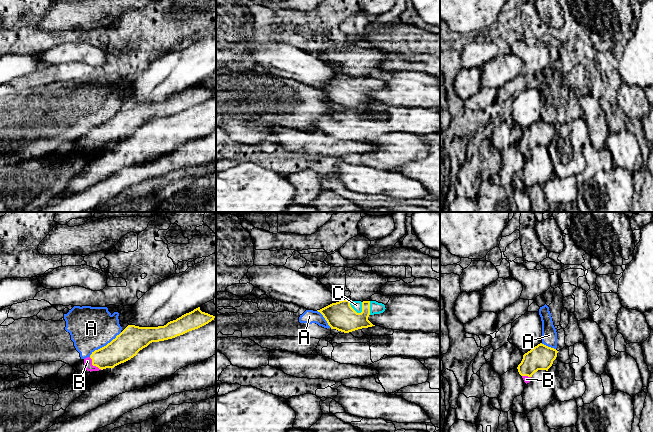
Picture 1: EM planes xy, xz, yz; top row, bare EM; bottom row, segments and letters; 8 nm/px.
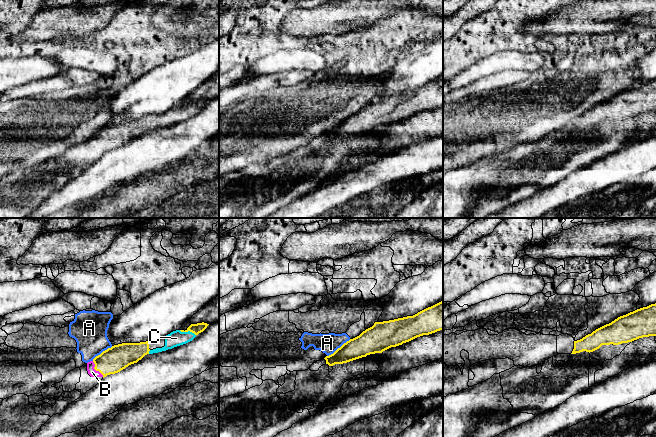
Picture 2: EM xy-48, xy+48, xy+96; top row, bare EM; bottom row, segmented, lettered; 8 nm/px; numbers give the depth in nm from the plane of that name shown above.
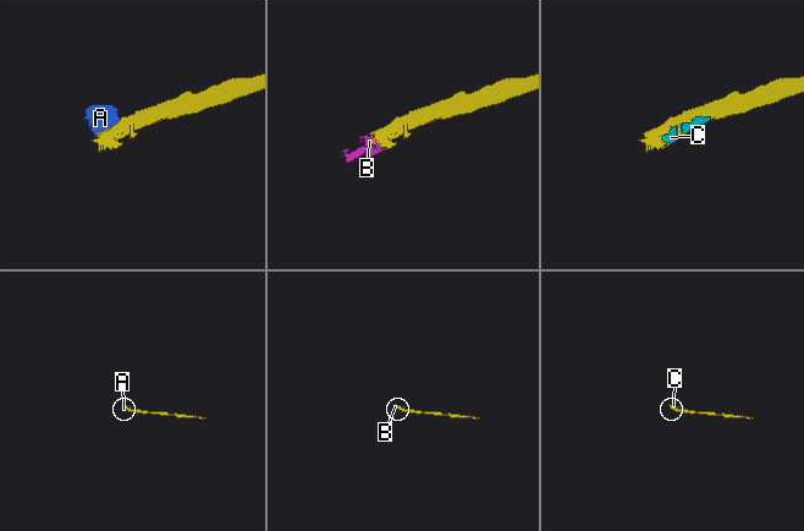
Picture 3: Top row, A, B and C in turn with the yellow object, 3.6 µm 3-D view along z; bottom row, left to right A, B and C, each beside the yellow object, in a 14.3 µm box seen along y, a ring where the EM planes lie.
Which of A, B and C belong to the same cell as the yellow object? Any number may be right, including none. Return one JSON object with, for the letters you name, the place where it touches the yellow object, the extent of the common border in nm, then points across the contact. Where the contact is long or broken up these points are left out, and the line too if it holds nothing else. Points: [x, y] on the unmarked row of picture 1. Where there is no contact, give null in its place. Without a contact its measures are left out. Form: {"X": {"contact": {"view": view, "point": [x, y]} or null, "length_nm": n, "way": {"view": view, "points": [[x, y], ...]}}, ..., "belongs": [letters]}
{"B": {"contact": {"view": "xy", "point": [93, 141]}, "length_nm": 140, "way": {"view": "xy", "points": [[119, 126], [99, 135], [93, 141], [87, 137]]}}, "C": {"contact": {"view": "xz", "point": [353, 85]}, "length_nm": 140}, "belongs": ["B", "C"]}

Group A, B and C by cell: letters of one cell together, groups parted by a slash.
A / B C

